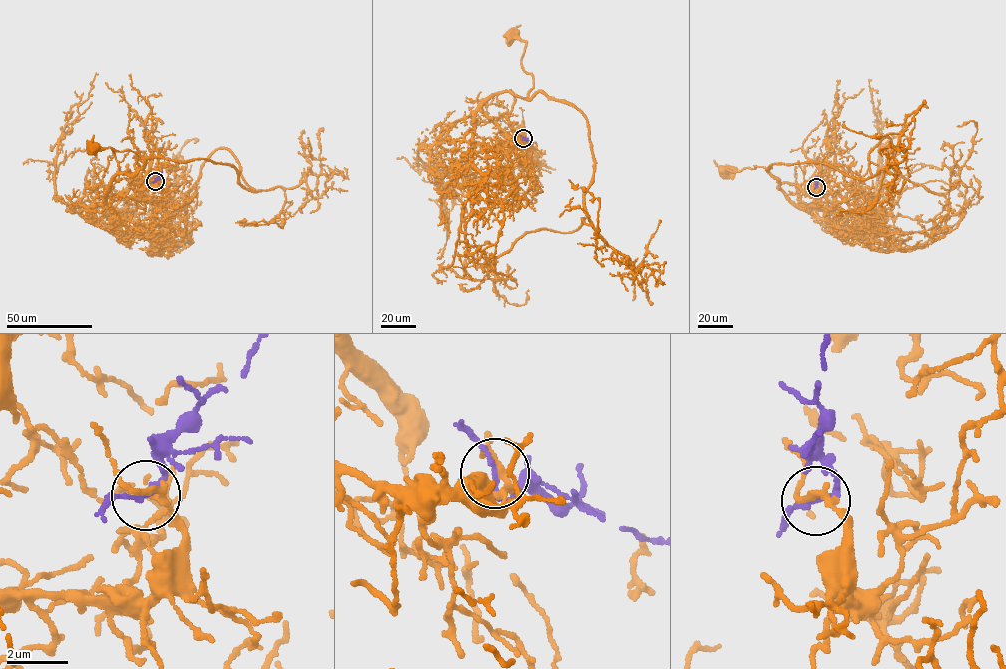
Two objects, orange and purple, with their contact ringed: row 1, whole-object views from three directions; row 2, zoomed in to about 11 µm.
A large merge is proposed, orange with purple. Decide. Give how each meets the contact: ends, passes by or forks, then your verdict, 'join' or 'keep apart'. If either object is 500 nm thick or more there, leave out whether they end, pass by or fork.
orange passes by | purple passes by | keep apart

